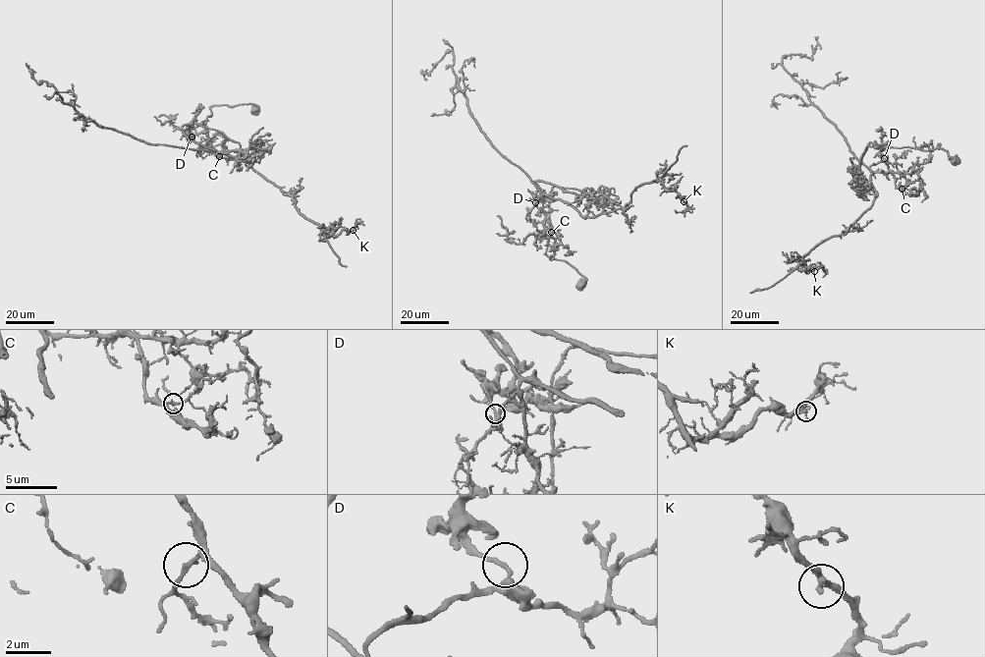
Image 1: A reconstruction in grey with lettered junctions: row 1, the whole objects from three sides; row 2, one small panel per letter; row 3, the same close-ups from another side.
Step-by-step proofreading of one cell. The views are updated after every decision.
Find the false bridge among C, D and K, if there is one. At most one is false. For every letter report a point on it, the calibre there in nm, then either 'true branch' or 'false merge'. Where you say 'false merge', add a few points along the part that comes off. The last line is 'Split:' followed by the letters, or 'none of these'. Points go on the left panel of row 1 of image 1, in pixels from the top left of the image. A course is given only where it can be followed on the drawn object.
C: place (219, 156); calibre 190 nm; true branch
D: place (191, 136); calibre 200 nm; false merge; course (191, 136), (188, 135), (188, 130), (212, 115), (211, 106), (250, 103), (258, 107), (253, 112)
K: place (353, 230); calibre 240 nm; true branch
Split: D

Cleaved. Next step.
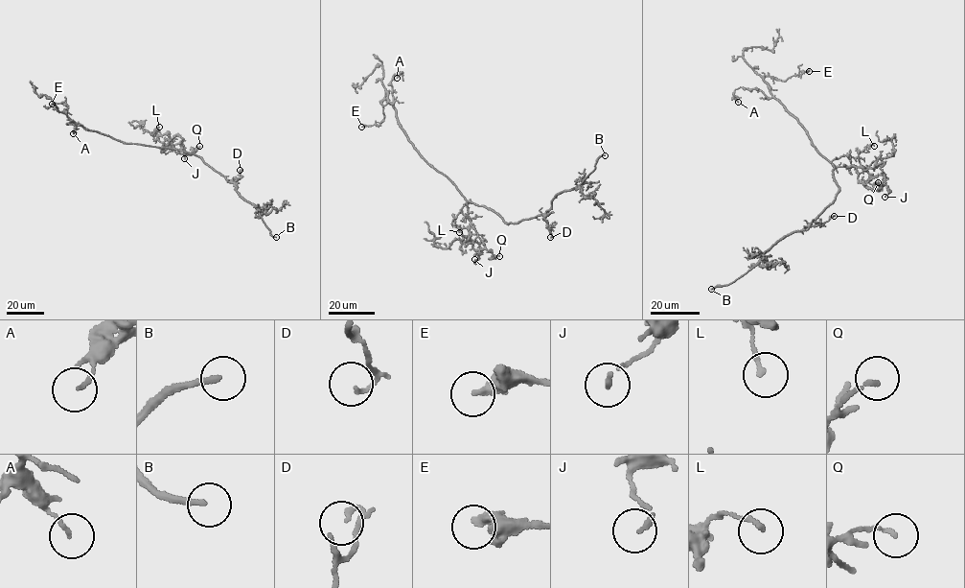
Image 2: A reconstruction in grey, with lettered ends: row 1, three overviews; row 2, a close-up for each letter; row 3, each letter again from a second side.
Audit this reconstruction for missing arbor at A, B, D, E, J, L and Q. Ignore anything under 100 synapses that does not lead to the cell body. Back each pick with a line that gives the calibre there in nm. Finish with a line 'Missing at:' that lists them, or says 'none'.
B: 180 nm
Missing at: B

